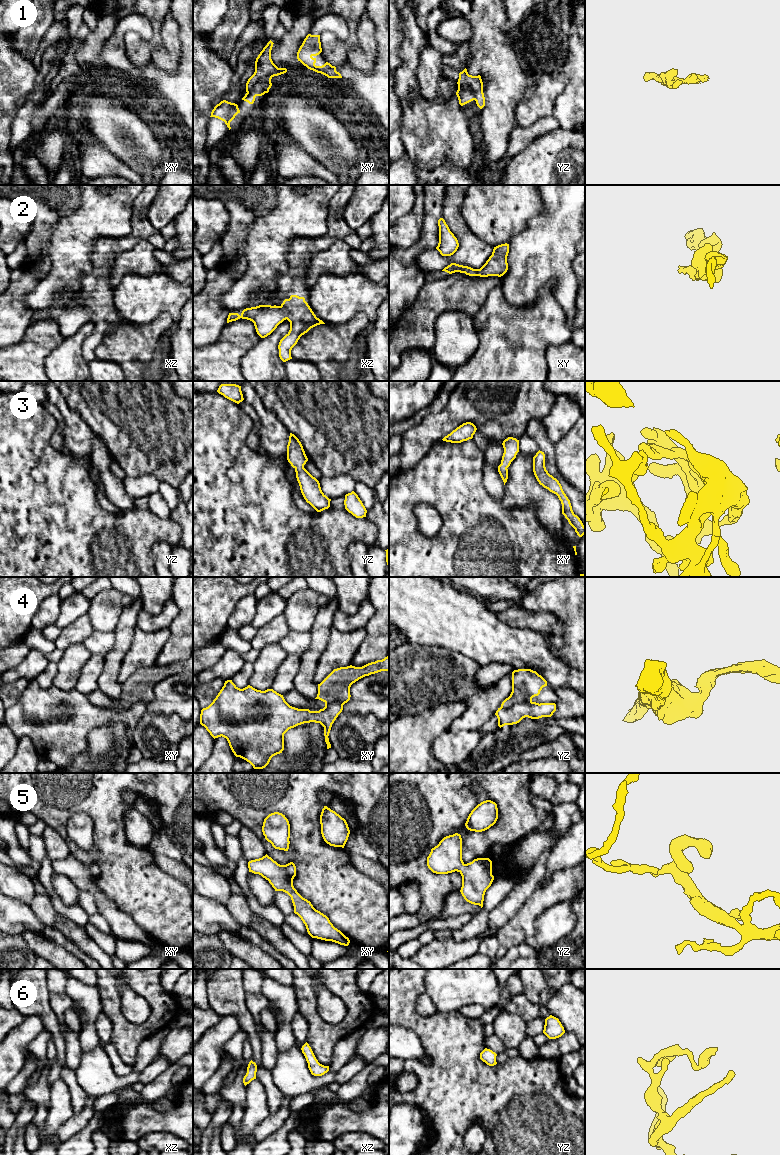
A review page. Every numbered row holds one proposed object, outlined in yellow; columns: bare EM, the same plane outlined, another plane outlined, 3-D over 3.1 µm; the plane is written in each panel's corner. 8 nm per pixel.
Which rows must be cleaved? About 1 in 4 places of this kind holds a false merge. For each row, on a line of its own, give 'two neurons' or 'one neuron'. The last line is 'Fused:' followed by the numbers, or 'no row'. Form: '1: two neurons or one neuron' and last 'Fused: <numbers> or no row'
1: two neurons
2: one neuron
3: one neuron
4: two neurons
5: one neuron
6: one neuron
Fused: 1, 4

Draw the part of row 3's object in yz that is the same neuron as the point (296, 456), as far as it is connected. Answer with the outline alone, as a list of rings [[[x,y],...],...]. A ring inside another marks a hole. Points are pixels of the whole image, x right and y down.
[[[292,433],[287,445],[287,460],[295,469],[296,478],[306,502],[317,512],[328,509],[331,499],[322,492],[319,481],[304,468],[308,458],[301,442]]]

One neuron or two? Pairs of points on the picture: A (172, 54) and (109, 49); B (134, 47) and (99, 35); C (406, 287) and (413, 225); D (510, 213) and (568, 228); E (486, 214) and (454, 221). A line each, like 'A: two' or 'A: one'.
A: two
B: two
C: two
D: two
E: two

